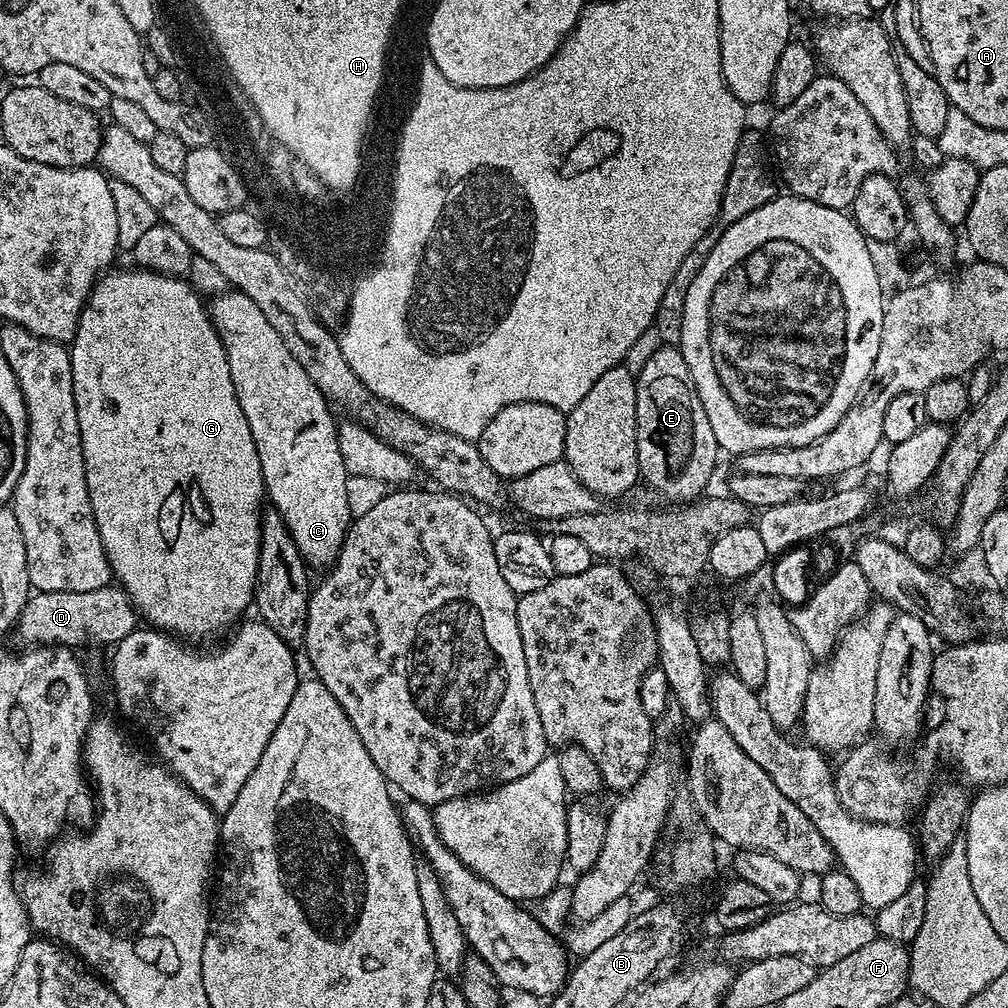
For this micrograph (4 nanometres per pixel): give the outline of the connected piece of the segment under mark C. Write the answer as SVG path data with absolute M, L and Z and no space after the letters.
M225 290L211 297L210 315L212 325L220 336L220 345L226 350L226 362L230 362L230 378L234 378L240 409L242 414L246 414L250 434L254 434L267 499L270 504L272 500L271 507L282 514L286 530L290 530L290 538L294 538L294 546L298 546L305 564L313 569L327 569L335 564L348 526L354 519L352 504L348 501L350 477L342 462L338 420L332 417L330 401L318 390L318 386L314 386L314 382L310 382L310 374L298 366L294 354L286 350L286 342L282 342L278 330L270 326L262 310L258 310L246 294Z

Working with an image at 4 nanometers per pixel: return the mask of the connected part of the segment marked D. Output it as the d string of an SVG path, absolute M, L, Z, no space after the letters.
M109 586L85 592L33 591L16 619L14 635L24 646L63 646L73 650L89 640L114 646L138 626L138 613L123 587Z

